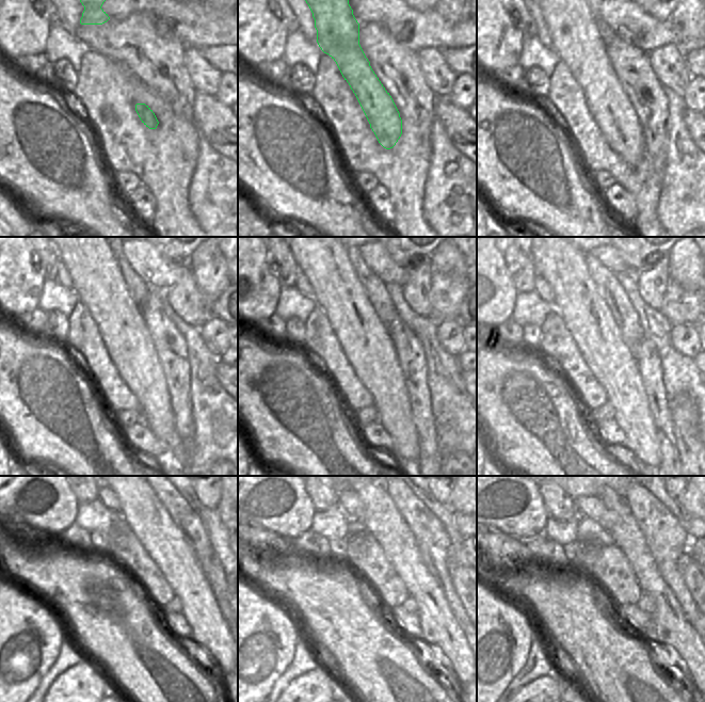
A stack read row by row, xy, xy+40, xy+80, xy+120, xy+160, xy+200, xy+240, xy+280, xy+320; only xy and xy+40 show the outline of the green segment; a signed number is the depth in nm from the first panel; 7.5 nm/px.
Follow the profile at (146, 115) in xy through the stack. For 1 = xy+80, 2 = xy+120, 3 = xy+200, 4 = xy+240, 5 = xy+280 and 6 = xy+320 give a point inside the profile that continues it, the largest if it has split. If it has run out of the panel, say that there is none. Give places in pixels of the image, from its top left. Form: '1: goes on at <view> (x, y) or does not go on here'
1: goes on at xy+80 (575, 37)
2: goes on at xy+120 (96, 276)
3: goes on at xy+200 (588, 318)
4: goes on at xy+240 (163, 541)
5: goes on at xy+280 (441, 633)
6: goes on at xy+320 (672, 629)

